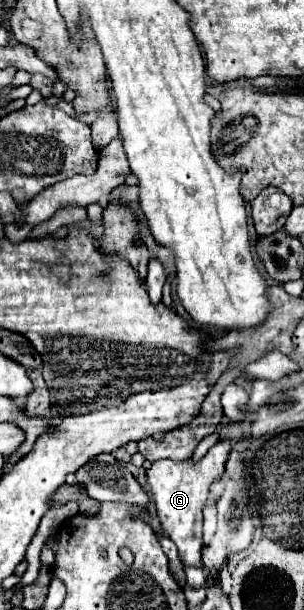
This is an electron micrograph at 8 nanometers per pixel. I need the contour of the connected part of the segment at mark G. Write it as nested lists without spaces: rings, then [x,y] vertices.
[[[219,441],[213,445],[207,455],[199,461],[169,461],[159,459],[147,469],[147,481],[151,487],[151,497],[157,507],[157,517],[163,529],[169,533],[169,539],[177,545],[183,565],[201,567],[201,547],[203,547],[203,507],[207,503],[209,487],[225,471],[225,461],[231,451],[231,441]]]

